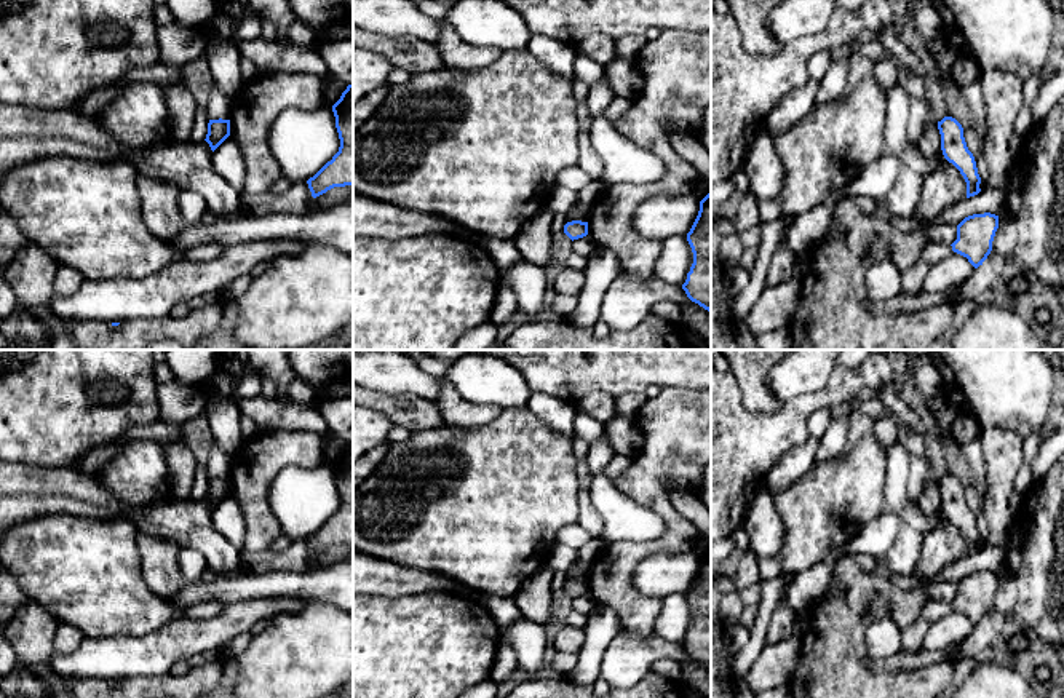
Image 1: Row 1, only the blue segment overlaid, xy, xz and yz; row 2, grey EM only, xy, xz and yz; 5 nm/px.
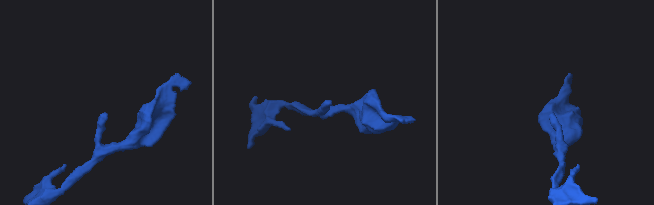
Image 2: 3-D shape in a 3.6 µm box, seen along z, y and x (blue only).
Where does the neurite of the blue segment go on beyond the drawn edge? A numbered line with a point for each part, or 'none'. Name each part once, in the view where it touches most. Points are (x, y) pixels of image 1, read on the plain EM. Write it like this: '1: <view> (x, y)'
none

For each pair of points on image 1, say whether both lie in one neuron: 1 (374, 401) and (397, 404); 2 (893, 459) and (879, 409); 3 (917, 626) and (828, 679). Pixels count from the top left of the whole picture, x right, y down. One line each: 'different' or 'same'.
1: same
2: different
3: different

